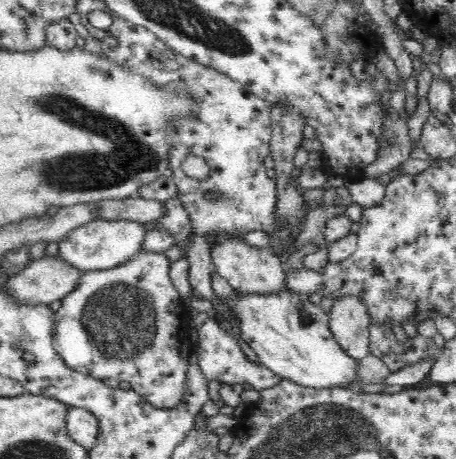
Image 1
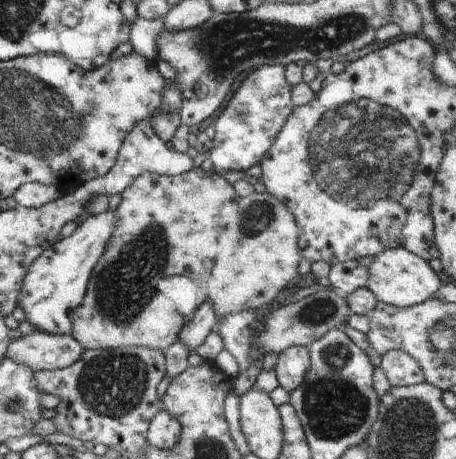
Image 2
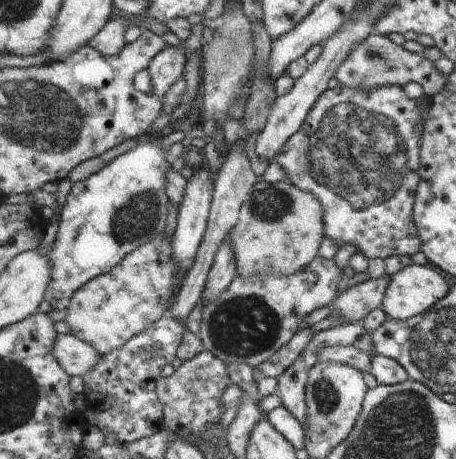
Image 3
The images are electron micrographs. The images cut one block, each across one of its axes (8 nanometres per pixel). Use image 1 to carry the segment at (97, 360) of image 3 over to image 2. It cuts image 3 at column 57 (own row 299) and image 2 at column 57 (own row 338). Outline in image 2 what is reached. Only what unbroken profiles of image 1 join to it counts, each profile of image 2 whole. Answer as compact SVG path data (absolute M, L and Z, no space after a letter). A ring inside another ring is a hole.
M35 330L31 336L23 336L9 344L7 358L21 366L29 366L35 372L67 370L75 366L85 354L83 344L71 336L51 336Z

